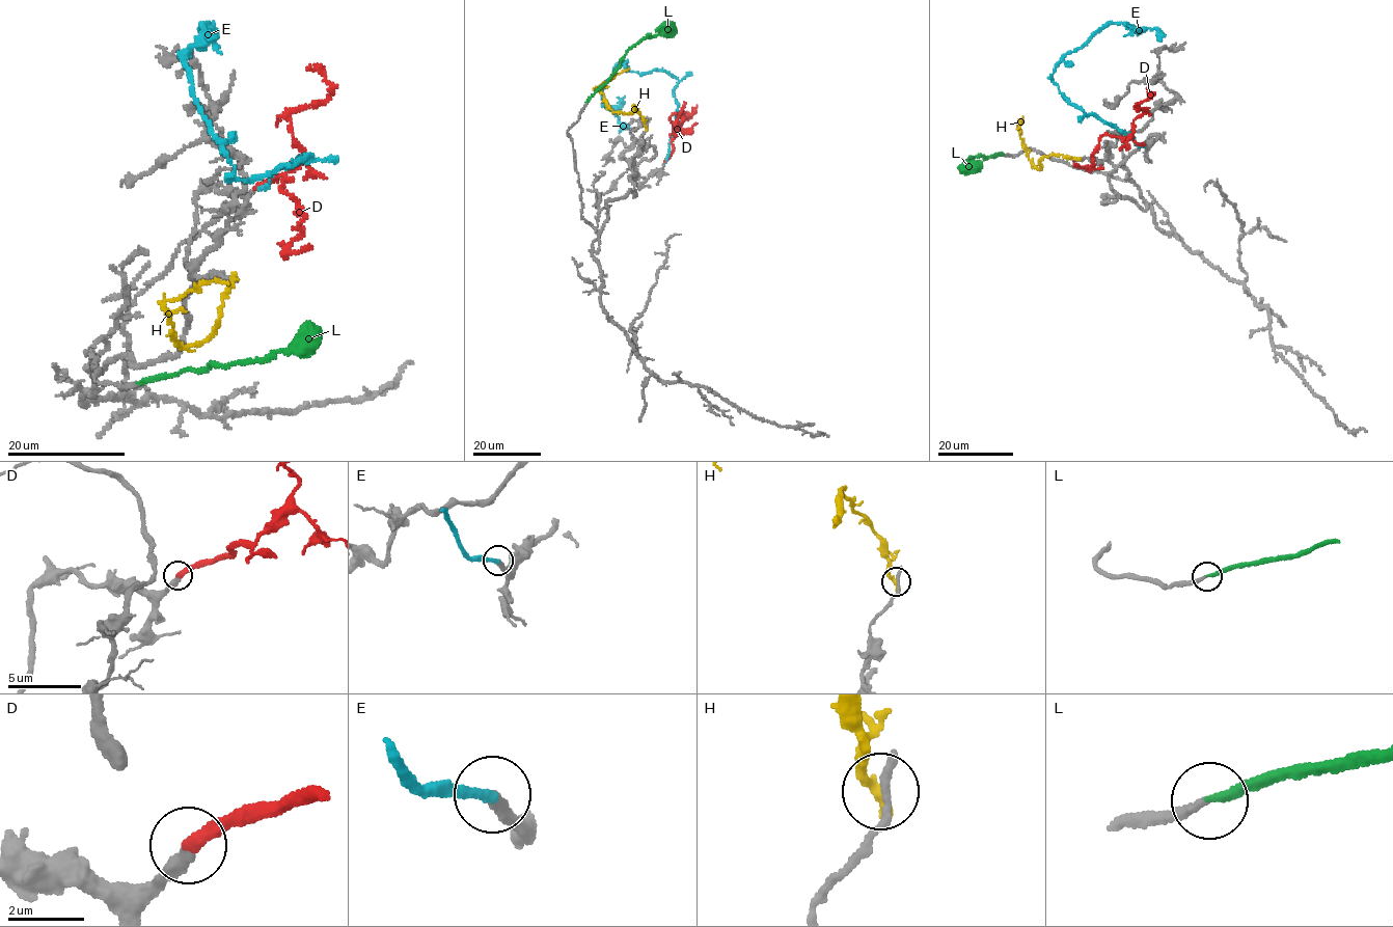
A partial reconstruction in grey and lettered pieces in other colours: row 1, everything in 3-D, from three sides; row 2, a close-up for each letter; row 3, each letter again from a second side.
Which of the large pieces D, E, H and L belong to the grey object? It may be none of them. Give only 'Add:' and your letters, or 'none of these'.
Add: D, L

